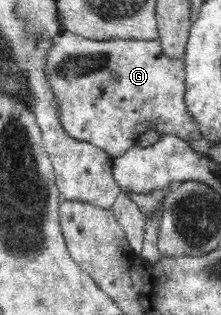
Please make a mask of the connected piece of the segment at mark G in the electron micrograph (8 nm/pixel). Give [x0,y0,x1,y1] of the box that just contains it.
[45,30,202,158]

